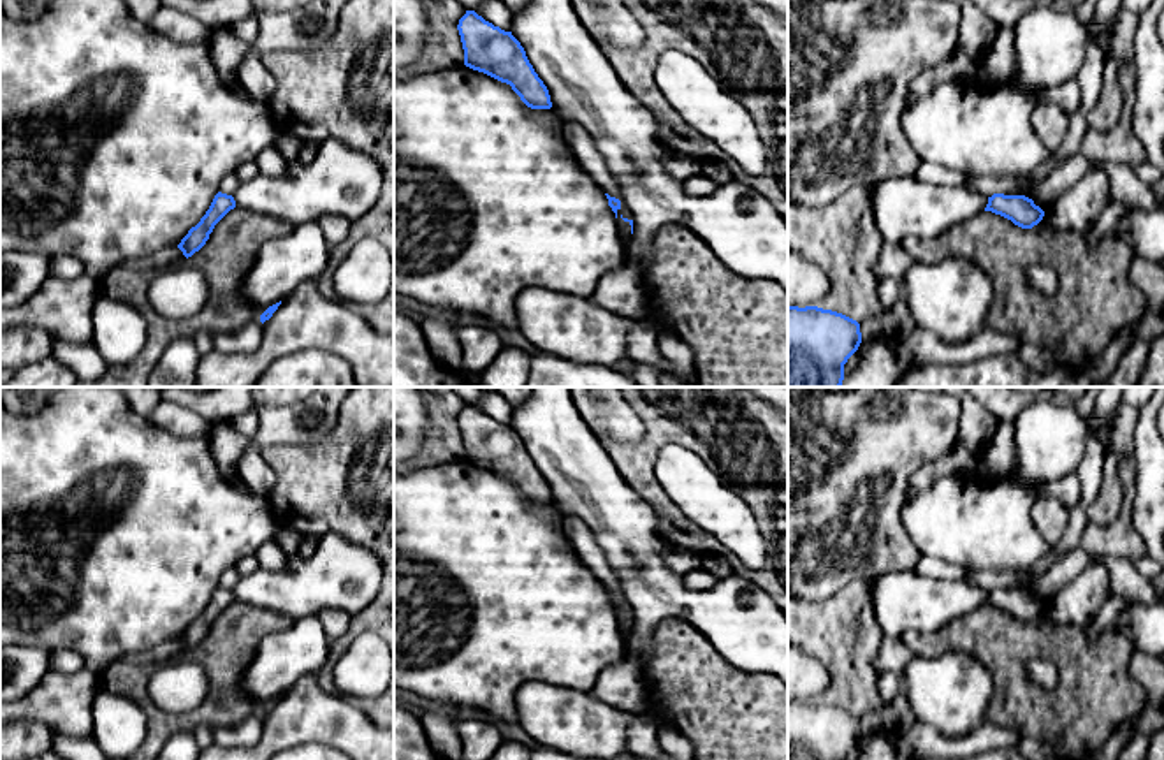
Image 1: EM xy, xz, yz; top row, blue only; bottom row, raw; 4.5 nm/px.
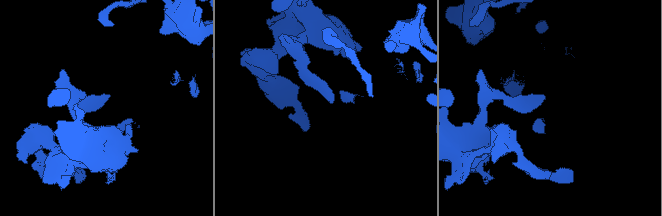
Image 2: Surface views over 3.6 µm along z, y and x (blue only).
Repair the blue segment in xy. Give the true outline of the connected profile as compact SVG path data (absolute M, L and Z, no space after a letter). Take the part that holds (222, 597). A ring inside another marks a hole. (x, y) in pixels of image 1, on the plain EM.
M218 586L206 605L206 609L200 612L200 616L188 625L188 628L181 633L178 642L183 646L183 649L188 653L195 646L199 646L206 635L209 633L209 628L213 626L215 619L230 605L236 602L236 595L232 589Z

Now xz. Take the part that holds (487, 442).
M466 405L457 419L464 459L512 480L531 503L550 503L550 489L529 457L524 442L499 420L485 415L475 405Z

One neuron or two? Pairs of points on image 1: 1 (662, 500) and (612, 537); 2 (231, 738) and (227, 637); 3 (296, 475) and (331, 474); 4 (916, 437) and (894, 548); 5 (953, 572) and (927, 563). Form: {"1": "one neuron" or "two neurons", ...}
{"1": "two neurons", "2": "two neurons", "3": "one neuron", "4": "one neuron", "5": "one neuron"}

